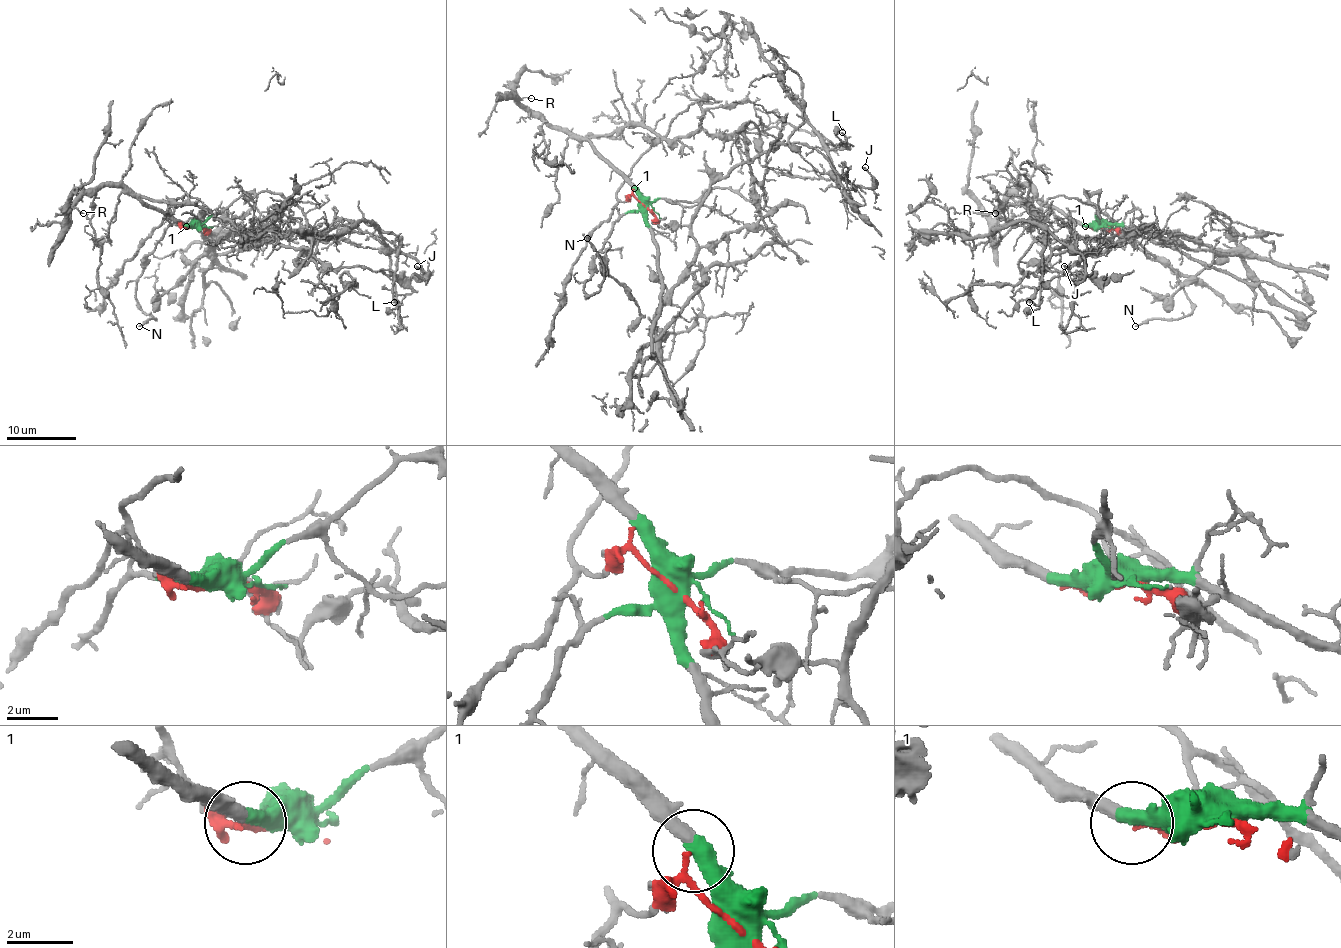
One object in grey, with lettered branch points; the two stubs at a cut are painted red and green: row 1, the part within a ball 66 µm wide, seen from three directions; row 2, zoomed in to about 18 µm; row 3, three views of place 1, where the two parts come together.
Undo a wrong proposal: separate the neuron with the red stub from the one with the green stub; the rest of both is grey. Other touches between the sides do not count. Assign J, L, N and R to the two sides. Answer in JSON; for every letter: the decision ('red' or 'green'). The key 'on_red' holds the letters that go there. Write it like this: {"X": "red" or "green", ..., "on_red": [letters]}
{"J": "green", "L": "green", "N": "green", "R": "green", "on_red": []}

